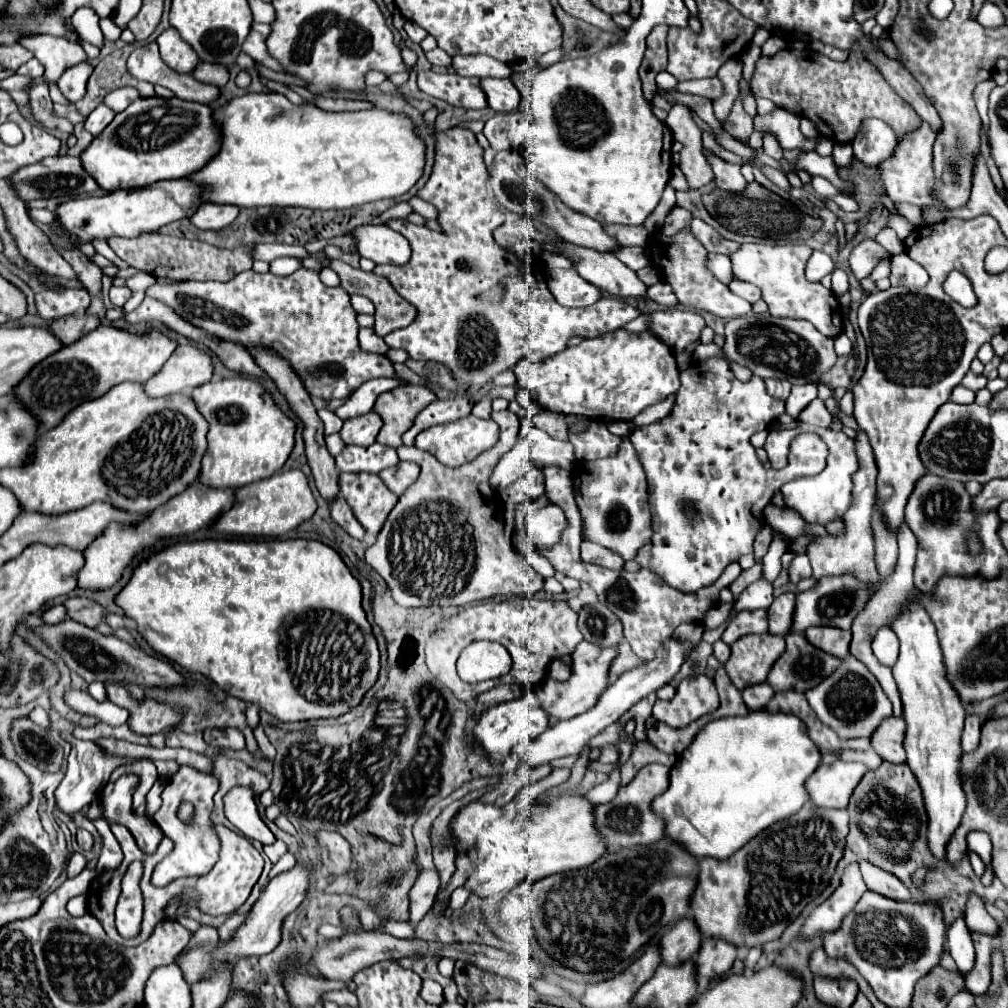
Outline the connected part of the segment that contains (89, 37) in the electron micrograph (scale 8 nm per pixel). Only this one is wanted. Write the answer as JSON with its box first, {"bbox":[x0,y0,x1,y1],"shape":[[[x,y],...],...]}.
{"bbox":[71,8,104,48],"shape":[[[79,8],[71,17],[71,21],[83,40],[102,48],[104,36],[99,26],[99,16],[91,8]]]}

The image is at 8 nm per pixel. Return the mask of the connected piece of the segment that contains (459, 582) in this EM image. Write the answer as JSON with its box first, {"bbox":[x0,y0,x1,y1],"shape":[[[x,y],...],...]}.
{"bbox":[365,410,543,606],"shape":[[[509,410],[493,412],[491,418],[499,424],[497,444],[477,456],[473,462],[459,468],[443,466],[439,460],[435,460],[433,454],[427,454],[415,446],[397,448],[401,460],[411,460],[421,466],[421,476],[403,492],[395,508],[389,512],[377,542],[367,548],[365,560],[381,574],[395,602],[401,606],[465,606],[475,600],[487,600],[493,596],[535,596],[543,590],[543,576],[535,572],[505,536],[505,531],[511,531],[511,527],[503,524],[501,496],[489,486],[489,474],[493,466],[519,440],[519,418]]]}

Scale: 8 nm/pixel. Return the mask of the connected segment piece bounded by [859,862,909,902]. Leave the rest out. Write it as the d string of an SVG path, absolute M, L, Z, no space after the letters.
M861 862L861 874L863 880L867 884L867 890L877 892L885 898L897 900L897 902L907 902L909 900L909 890L897 882L895 876L883 872L883 870L875 870L875 866L869 866L869 862Z

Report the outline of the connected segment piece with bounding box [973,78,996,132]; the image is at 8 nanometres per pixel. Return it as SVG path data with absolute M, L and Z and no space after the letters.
M990 78L986 81L979 83L973 92L973 99L975 101L975 105L981 118L982 124L983 126L985 126L985 132L988 132L989 129L989 95L995 87L996 83L994 79Z

